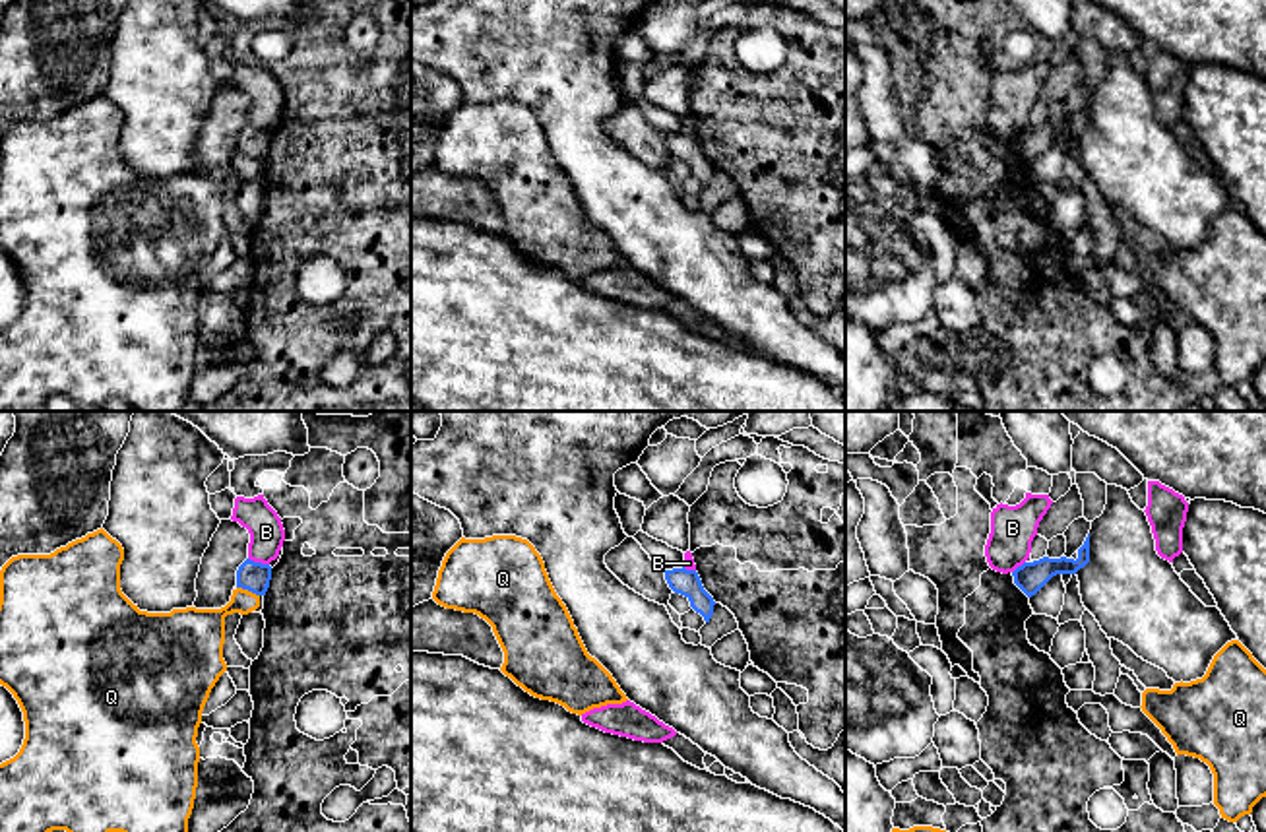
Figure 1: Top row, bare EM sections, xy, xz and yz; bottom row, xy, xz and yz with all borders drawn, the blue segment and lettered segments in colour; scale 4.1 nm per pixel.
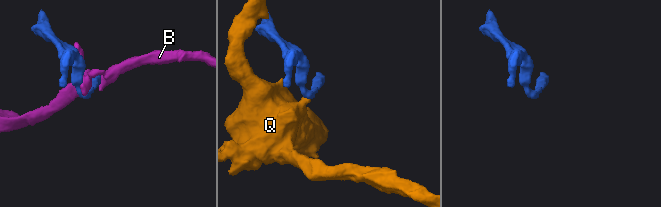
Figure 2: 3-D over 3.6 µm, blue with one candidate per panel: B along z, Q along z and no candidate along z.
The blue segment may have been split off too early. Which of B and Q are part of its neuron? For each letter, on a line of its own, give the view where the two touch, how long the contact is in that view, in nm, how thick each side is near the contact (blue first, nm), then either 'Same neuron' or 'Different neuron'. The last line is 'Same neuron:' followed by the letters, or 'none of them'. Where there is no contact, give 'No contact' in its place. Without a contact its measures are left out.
B: Touches blue in xy. Shared border 90 nm. Thickness 130 nm (blue) against 140 nm. Different neuron
Q: Touches blue in xy. Shared border 100 nm. Thickness 130 nm (blue) against 180 nm. Different neuron
Same neuron: none of them

